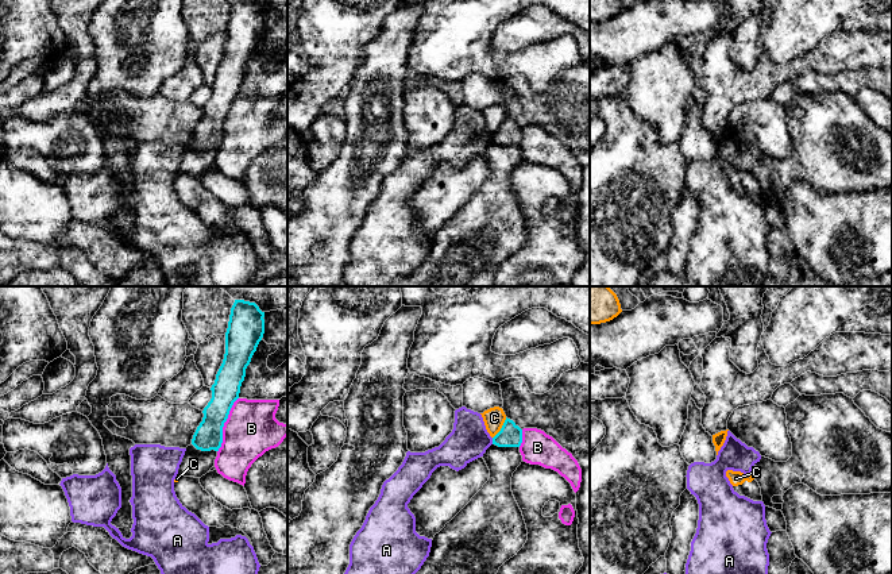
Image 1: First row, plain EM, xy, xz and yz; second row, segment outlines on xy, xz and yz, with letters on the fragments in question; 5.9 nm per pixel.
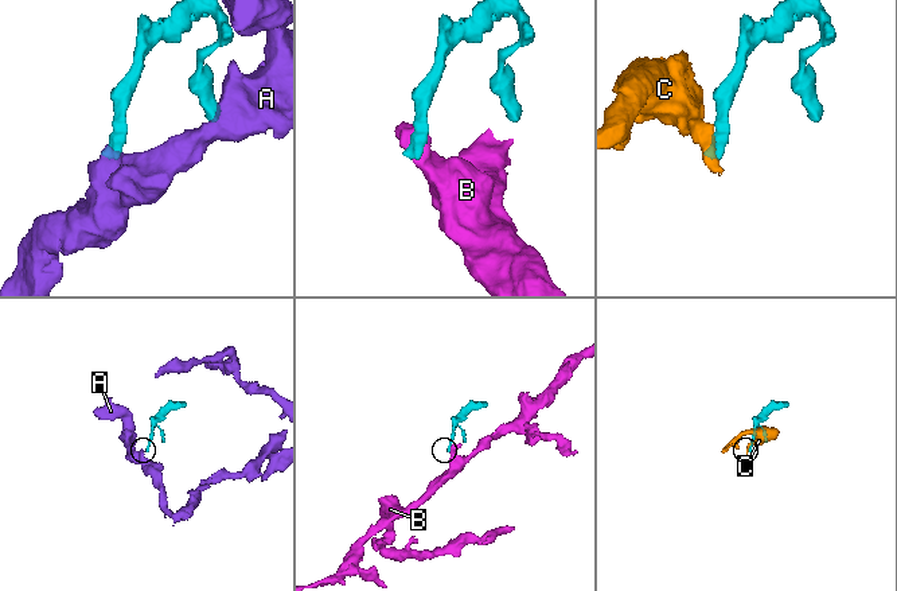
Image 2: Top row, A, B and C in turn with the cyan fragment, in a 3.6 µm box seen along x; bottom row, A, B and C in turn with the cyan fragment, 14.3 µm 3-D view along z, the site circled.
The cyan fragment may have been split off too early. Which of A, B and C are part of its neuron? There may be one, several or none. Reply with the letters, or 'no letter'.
no letter

